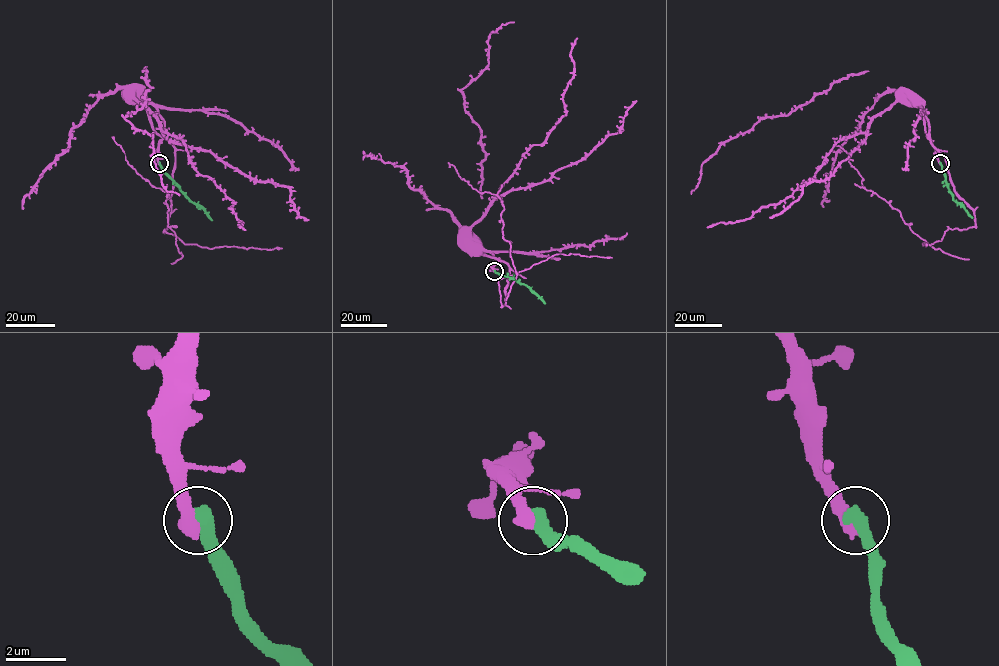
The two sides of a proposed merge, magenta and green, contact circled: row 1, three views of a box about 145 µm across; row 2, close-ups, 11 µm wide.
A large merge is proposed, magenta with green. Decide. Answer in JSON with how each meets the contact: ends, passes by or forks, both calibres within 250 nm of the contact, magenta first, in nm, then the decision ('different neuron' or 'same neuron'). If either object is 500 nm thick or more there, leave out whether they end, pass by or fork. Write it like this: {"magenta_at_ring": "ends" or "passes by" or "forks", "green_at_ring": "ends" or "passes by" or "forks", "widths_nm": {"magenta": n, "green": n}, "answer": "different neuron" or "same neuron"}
{"widths_nm": {"magenta": 550, "green": 550}, "answer": "same neuron"}

